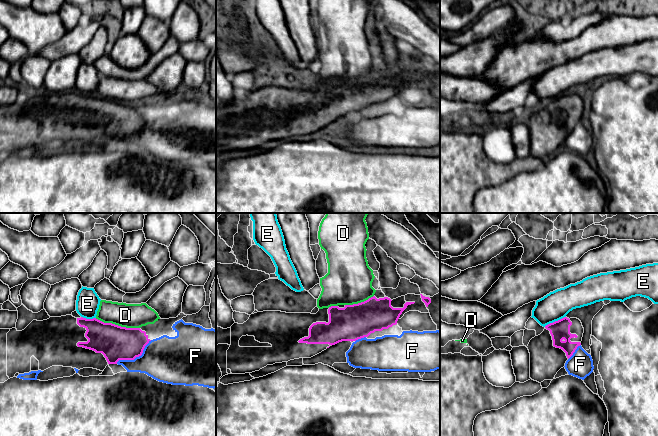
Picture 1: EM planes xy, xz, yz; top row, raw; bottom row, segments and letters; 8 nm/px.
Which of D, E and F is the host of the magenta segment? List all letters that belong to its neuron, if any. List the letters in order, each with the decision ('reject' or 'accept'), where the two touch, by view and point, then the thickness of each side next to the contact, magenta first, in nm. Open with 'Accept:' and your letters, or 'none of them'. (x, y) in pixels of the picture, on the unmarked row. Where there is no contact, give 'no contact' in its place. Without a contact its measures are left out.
Accept: none of them
D: reject; contact xy (117, 101); calibres 280 and 190 nm
E: reject; contact yz (555, 97); calibres 160 and 220 nm
F: reject; contact xy (135, 133); calibres 280 and 380 nm

